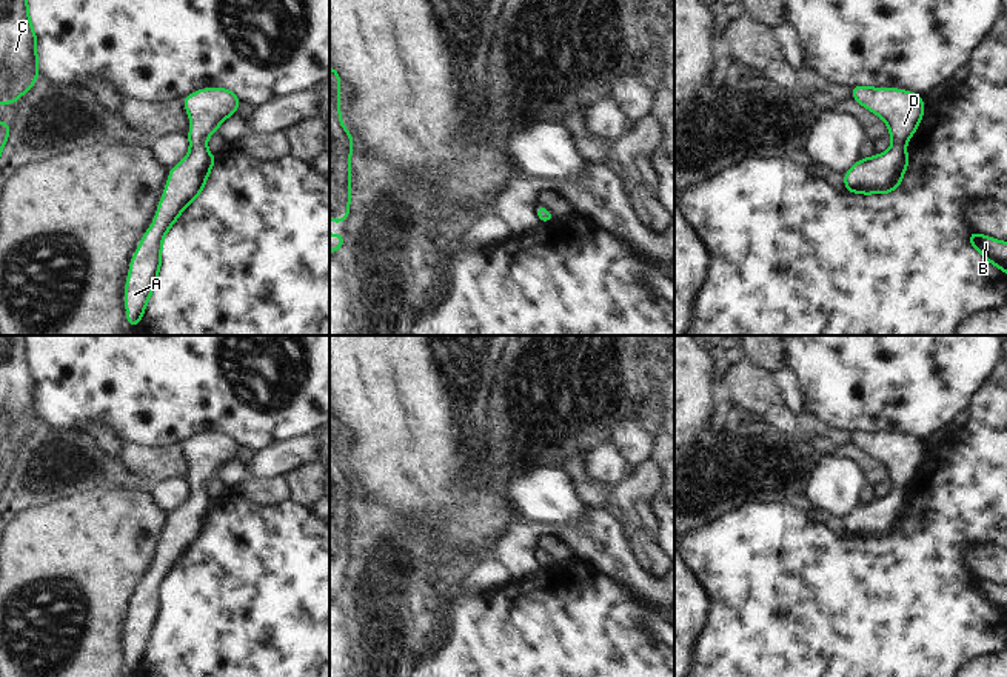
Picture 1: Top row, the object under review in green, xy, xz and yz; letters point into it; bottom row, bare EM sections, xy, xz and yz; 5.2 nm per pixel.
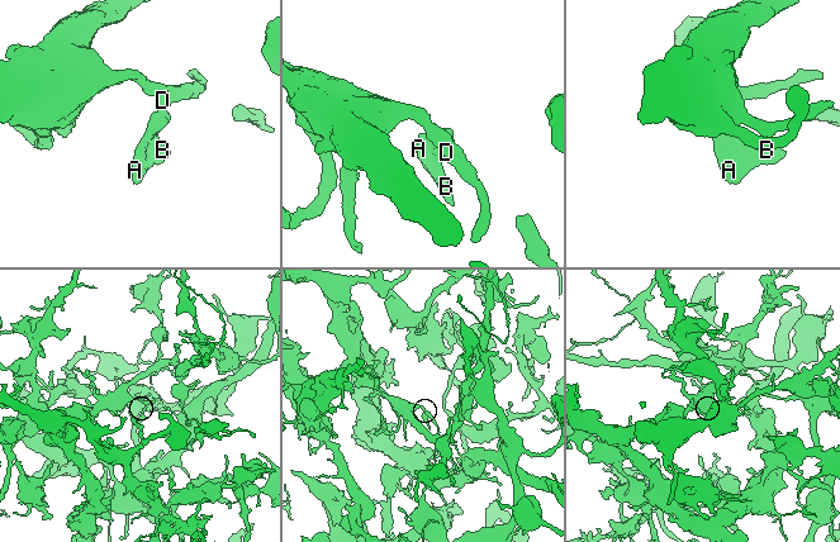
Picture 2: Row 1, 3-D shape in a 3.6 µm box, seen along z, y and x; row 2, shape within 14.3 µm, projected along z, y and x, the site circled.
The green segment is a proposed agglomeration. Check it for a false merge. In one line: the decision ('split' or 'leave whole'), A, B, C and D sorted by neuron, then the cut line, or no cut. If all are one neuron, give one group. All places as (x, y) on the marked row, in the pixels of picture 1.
leave whole; groups A B C D; cut none

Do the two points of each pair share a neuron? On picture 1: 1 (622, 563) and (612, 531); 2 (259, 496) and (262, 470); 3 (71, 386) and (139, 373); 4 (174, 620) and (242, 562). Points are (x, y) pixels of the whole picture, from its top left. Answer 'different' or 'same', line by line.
1: same
2: different
3: same
4: same

